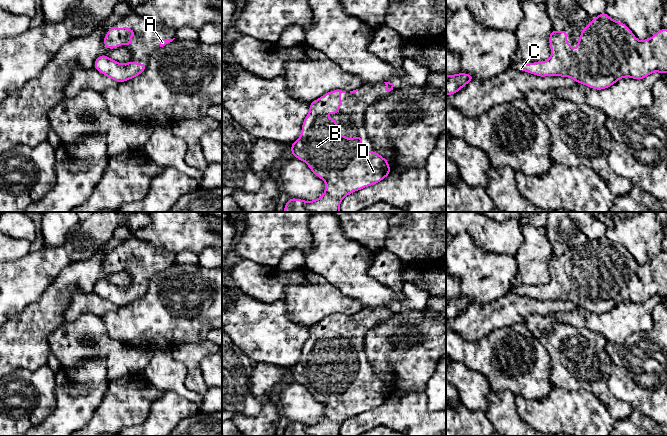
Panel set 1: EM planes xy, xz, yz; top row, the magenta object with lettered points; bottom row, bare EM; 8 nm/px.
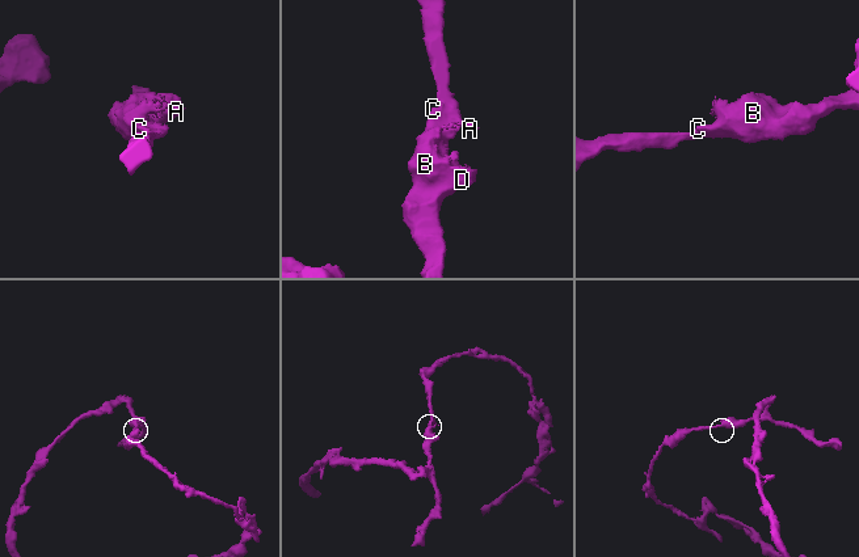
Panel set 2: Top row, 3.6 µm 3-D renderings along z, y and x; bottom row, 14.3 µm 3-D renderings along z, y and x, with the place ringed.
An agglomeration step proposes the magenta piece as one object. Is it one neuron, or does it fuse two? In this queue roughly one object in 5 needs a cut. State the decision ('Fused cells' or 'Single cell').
Single cell

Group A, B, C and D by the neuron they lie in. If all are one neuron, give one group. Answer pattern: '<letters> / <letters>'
A B C D

